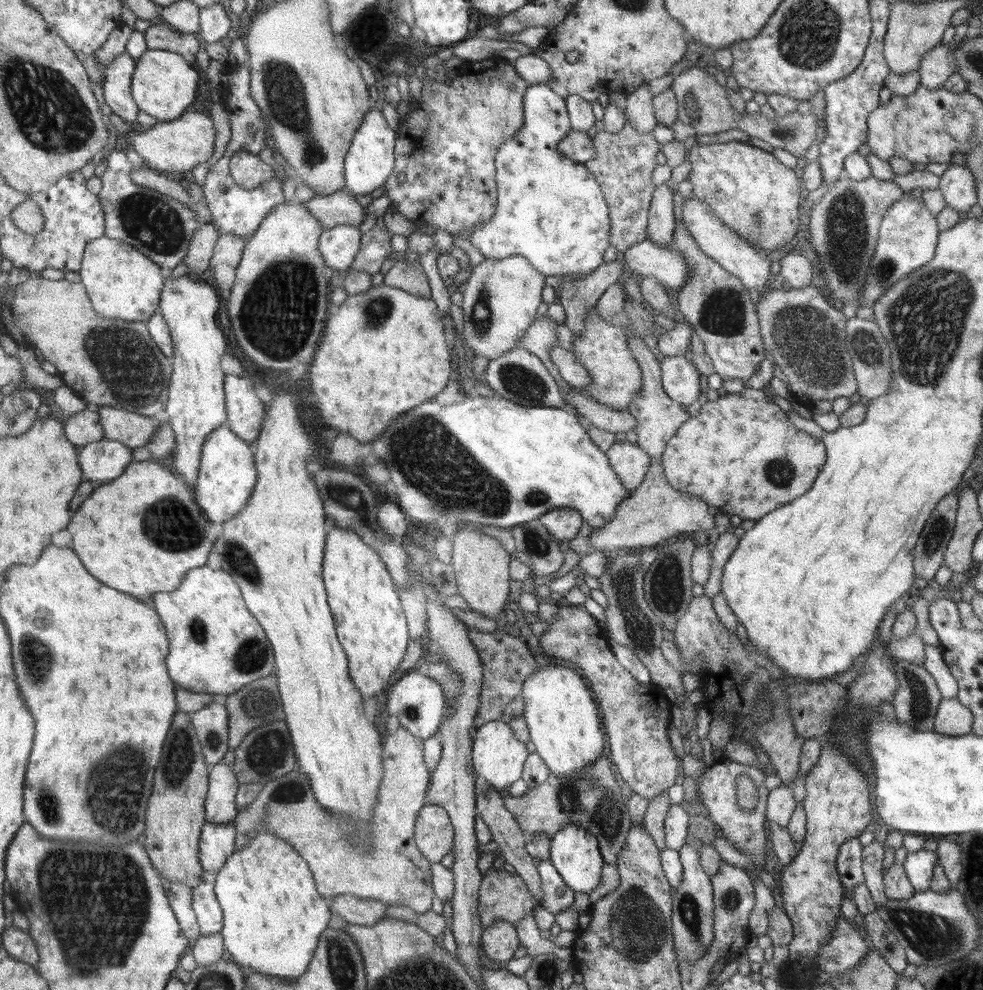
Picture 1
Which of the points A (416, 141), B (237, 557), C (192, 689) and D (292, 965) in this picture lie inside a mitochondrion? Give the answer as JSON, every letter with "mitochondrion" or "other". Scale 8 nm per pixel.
{"A":"other","B":"mitochondrion","C":"other","D":"other"}

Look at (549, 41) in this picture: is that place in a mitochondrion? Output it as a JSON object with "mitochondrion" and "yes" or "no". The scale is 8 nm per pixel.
{"mitochondrion":"no"}

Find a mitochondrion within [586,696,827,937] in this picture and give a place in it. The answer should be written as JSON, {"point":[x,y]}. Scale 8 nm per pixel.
{"point":[732,900]}

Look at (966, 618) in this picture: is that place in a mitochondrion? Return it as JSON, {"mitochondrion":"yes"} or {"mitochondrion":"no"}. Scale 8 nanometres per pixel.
{"mitochondrion":"no"}

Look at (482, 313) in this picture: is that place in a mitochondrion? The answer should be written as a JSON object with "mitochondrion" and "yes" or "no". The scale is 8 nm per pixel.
{"mitochondrion":"yes"}

